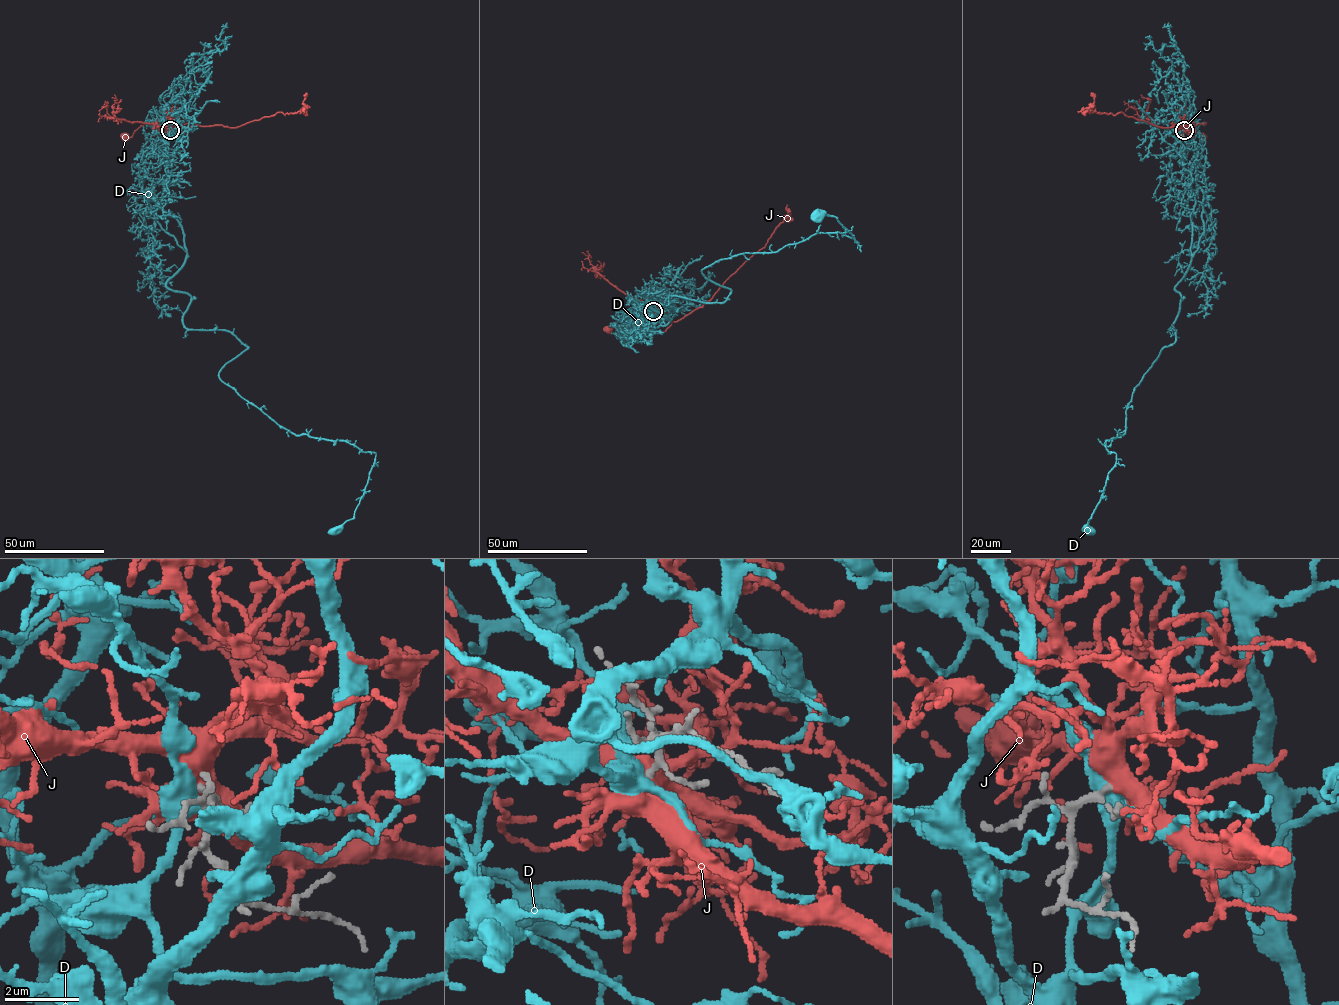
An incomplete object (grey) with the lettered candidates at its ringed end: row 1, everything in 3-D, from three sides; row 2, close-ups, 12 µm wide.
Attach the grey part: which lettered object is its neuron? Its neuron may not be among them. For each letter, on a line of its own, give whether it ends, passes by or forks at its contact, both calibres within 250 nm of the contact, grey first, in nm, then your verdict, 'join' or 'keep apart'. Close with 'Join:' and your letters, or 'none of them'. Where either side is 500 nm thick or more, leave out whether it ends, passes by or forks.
D: it forks | 150/400 nm | keep apart
J: it forks | 150/480 nm | join
Join: J

